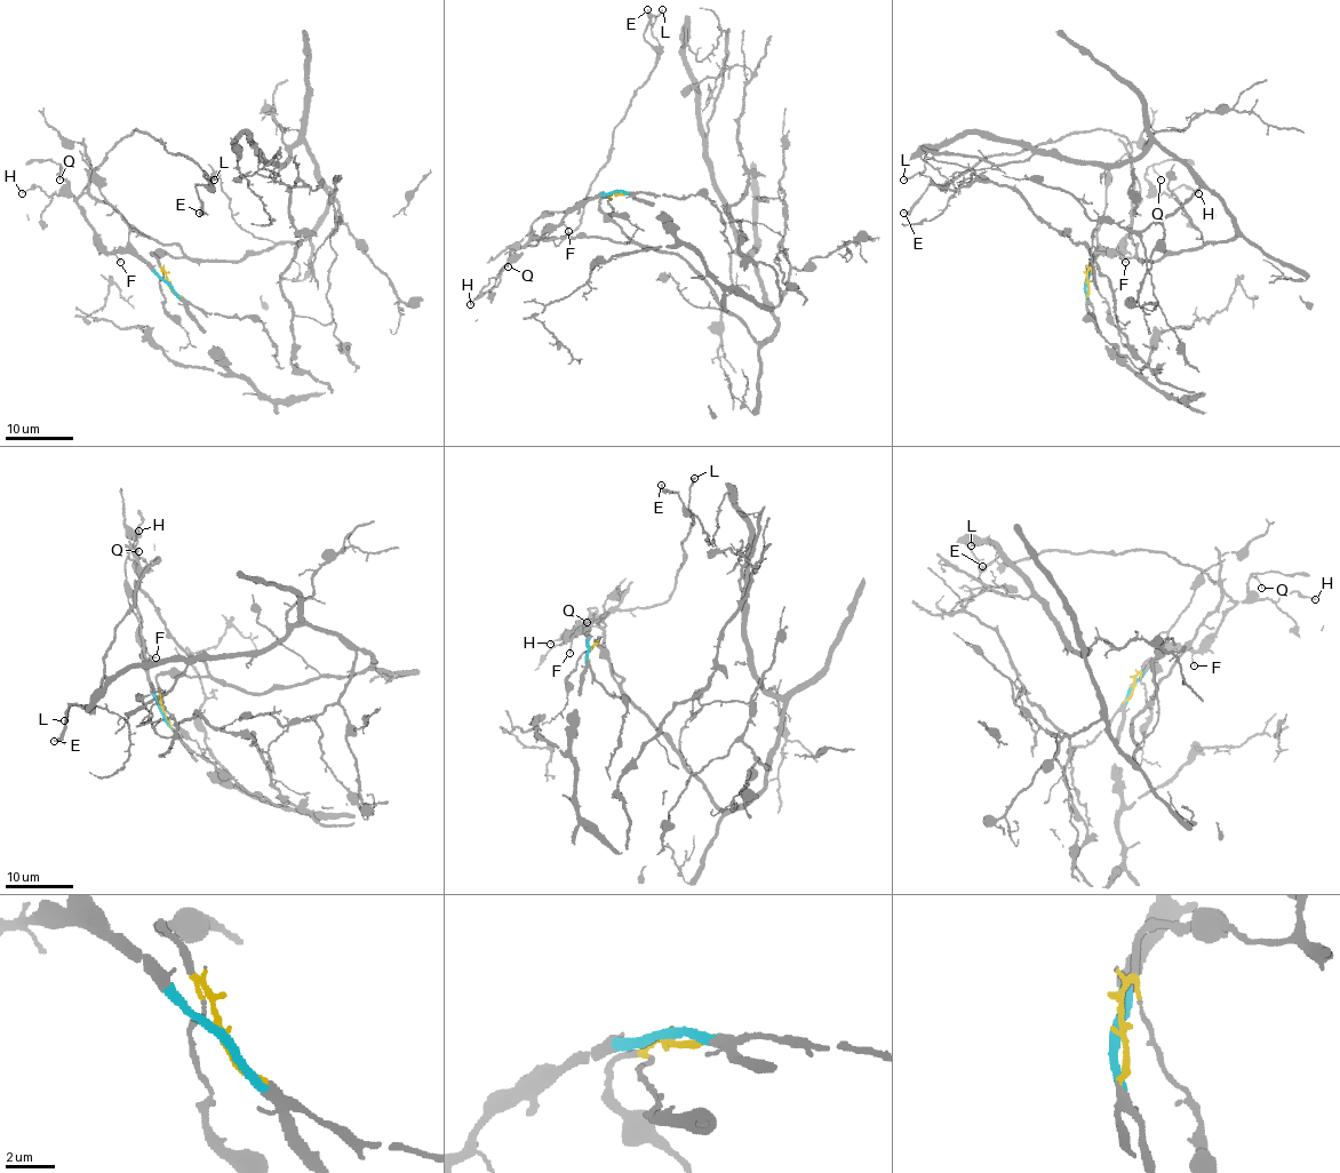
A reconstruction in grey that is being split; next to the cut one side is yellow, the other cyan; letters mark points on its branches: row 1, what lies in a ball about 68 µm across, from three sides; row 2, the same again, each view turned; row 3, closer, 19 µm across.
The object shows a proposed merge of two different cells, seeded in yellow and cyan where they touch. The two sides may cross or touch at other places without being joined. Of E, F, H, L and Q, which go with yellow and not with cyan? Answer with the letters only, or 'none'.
none

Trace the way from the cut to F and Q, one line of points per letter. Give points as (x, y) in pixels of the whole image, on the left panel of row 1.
F: (168, 282), (126, 253), (114, 254), (119, 262)
Q: (168, 282), (128, 253), (109, 253), (62, 176), (62, 166), (61, 180)

